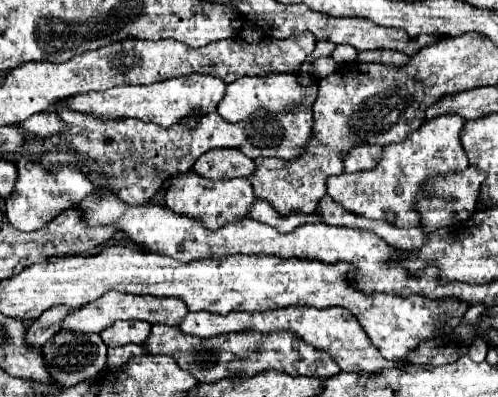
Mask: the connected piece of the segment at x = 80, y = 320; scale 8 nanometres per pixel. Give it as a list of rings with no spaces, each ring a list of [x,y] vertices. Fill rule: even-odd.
[[[109,291],[103,297],[85,303],[77,309],[71,309],[65,319],[61,321],[61,331],[73,331],[73,333],[101,333],[103,329],[111,327],[115,321],[121,319],[141,319],[151,325],[163,323],[163,325],[179,325],[183,317],[187,315],[187,305],[183,301],[173,299],[173,297],[143,297],[143,295],[127,295],[119,291]]]

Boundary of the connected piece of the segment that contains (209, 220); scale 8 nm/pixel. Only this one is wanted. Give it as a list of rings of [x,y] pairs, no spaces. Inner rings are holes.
[[[193,171],[179,173],[167,181],[167,193],[165,193],[165,205],[175,211],[189,217],[199,217],[207,227],[217,229],[219,225],[231,223],[239,217],[247,215],[247,209],[255,201],[253,187],[247,177],[233,177],[223,181],[205,181]]]

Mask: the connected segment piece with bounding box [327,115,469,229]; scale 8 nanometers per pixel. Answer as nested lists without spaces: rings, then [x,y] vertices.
[[[455,115],[427,121],[427,125],[421,125],[405,141],[387,145],[383,149],[383,157],[377,163],[377,167],[369,171],[341,173],[337,177],[329,177],[327,195],[349,213],[355,213],[367,219],[387,221],[401,229],[419,227],[421,215],[417,213],[415,205],[419,197],[425,195],[423,185],[429,181],[429,177],[439,177],[439,175],[447,175],[451,171],[463,171],[469,167],[467,155],[459,139],[463,125],[465,121]]]

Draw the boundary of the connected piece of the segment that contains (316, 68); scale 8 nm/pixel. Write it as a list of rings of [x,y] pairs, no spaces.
[[[319,57],[313,61],[313,75],[319,79],[331,75],[335,69],[337,69],[337,63],[333,61],[333,57]]]

